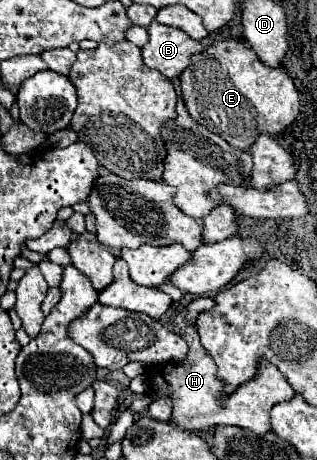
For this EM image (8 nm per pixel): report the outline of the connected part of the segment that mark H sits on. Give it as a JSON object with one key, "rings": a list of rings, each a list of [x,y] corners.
{"rings":[[[188,308],[178,310],[176,316],[172,316],[164,324],[164,328],[184,336],[188,344],[188,356],[184,356],[184,360],[176,360],[170,364],[146,366],[144,376],[148,382],[148,394],[152,396],[152,400],[170,398],[172,400],[170,422],[184,430],[206,430],[218,424],[234,424],[240,428],[248,428],[258,436],[264,436],[270,430],[270,418],[268,418],[270,408],[278,402],[290,400],[294,396],[292,386],[288,384],[288,380],[284,380],[284,374],[274,364],[268,364],[268,360],[260,358],[256,376],[252,380],[240,384],[240,388],[236,388],[232,394],[222,394],[224,382],[216,376],[216,362],[212,360],[212,356],[208,356],[208,352],[204,352],[196,320],[188,320],[186,312]]]}

